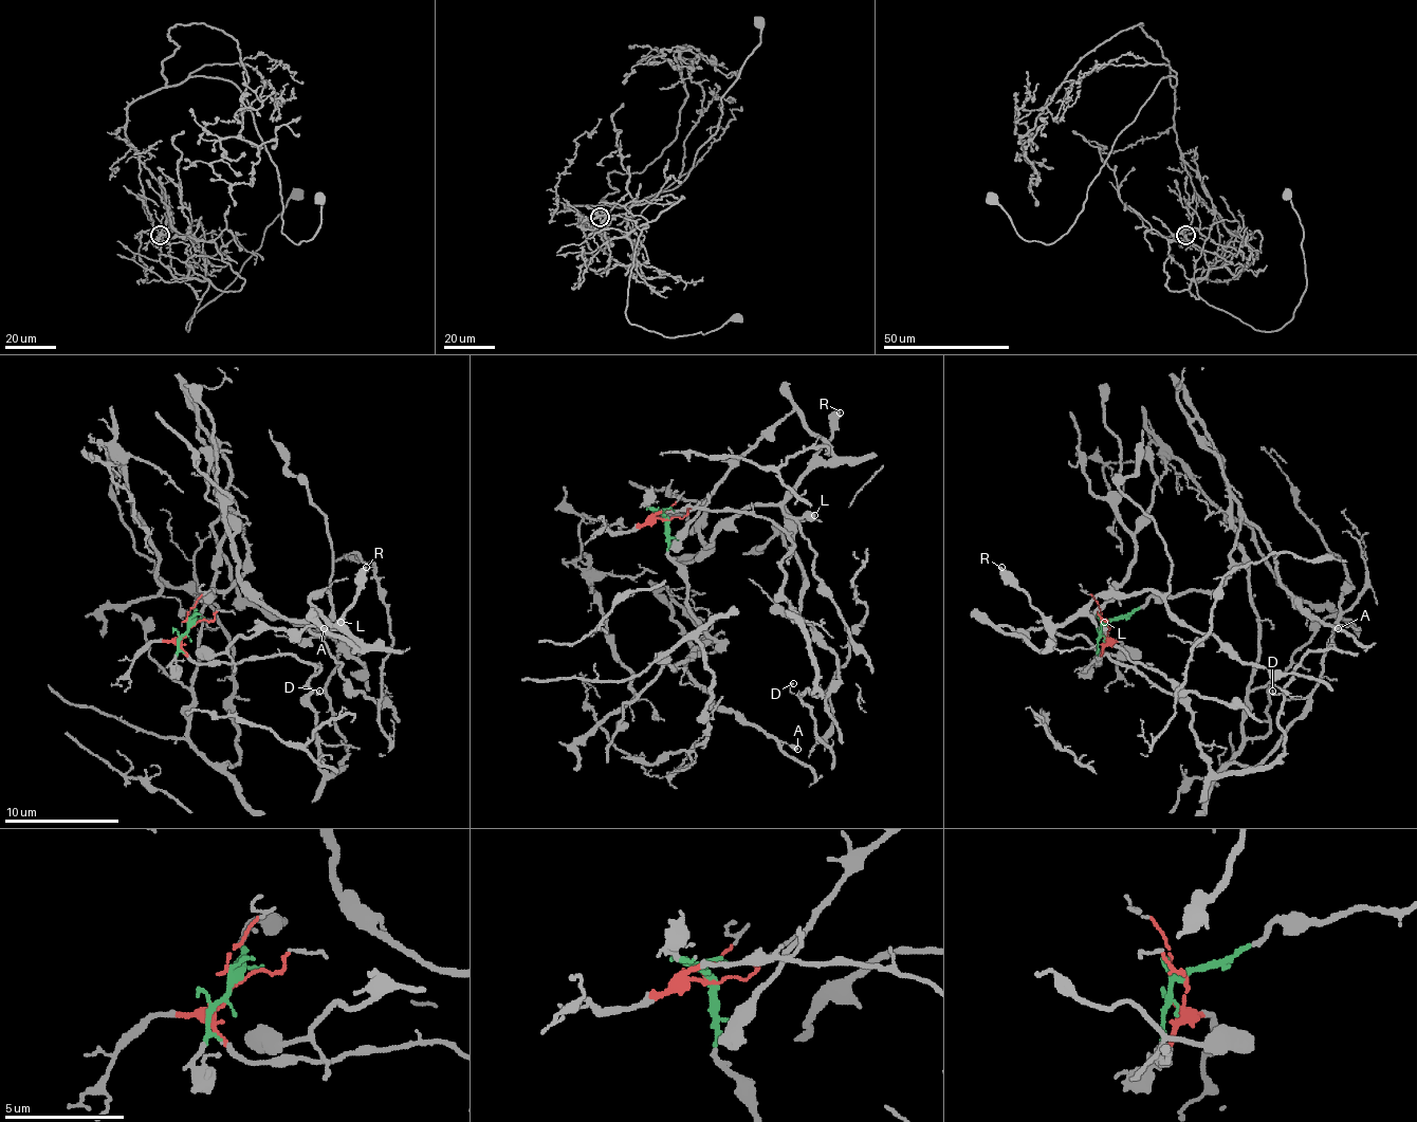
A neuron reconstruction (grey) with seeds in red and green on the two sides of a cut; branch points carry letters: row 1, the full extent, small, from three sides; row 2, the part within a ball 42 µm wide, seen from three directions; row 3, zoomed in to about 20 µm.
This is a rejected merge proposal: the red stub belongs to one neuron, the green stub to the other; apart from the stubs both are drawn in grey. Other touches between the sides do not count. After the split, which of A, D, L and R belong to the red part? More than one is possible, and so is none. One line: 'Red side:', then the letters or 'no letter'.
Red side: D, L, R

